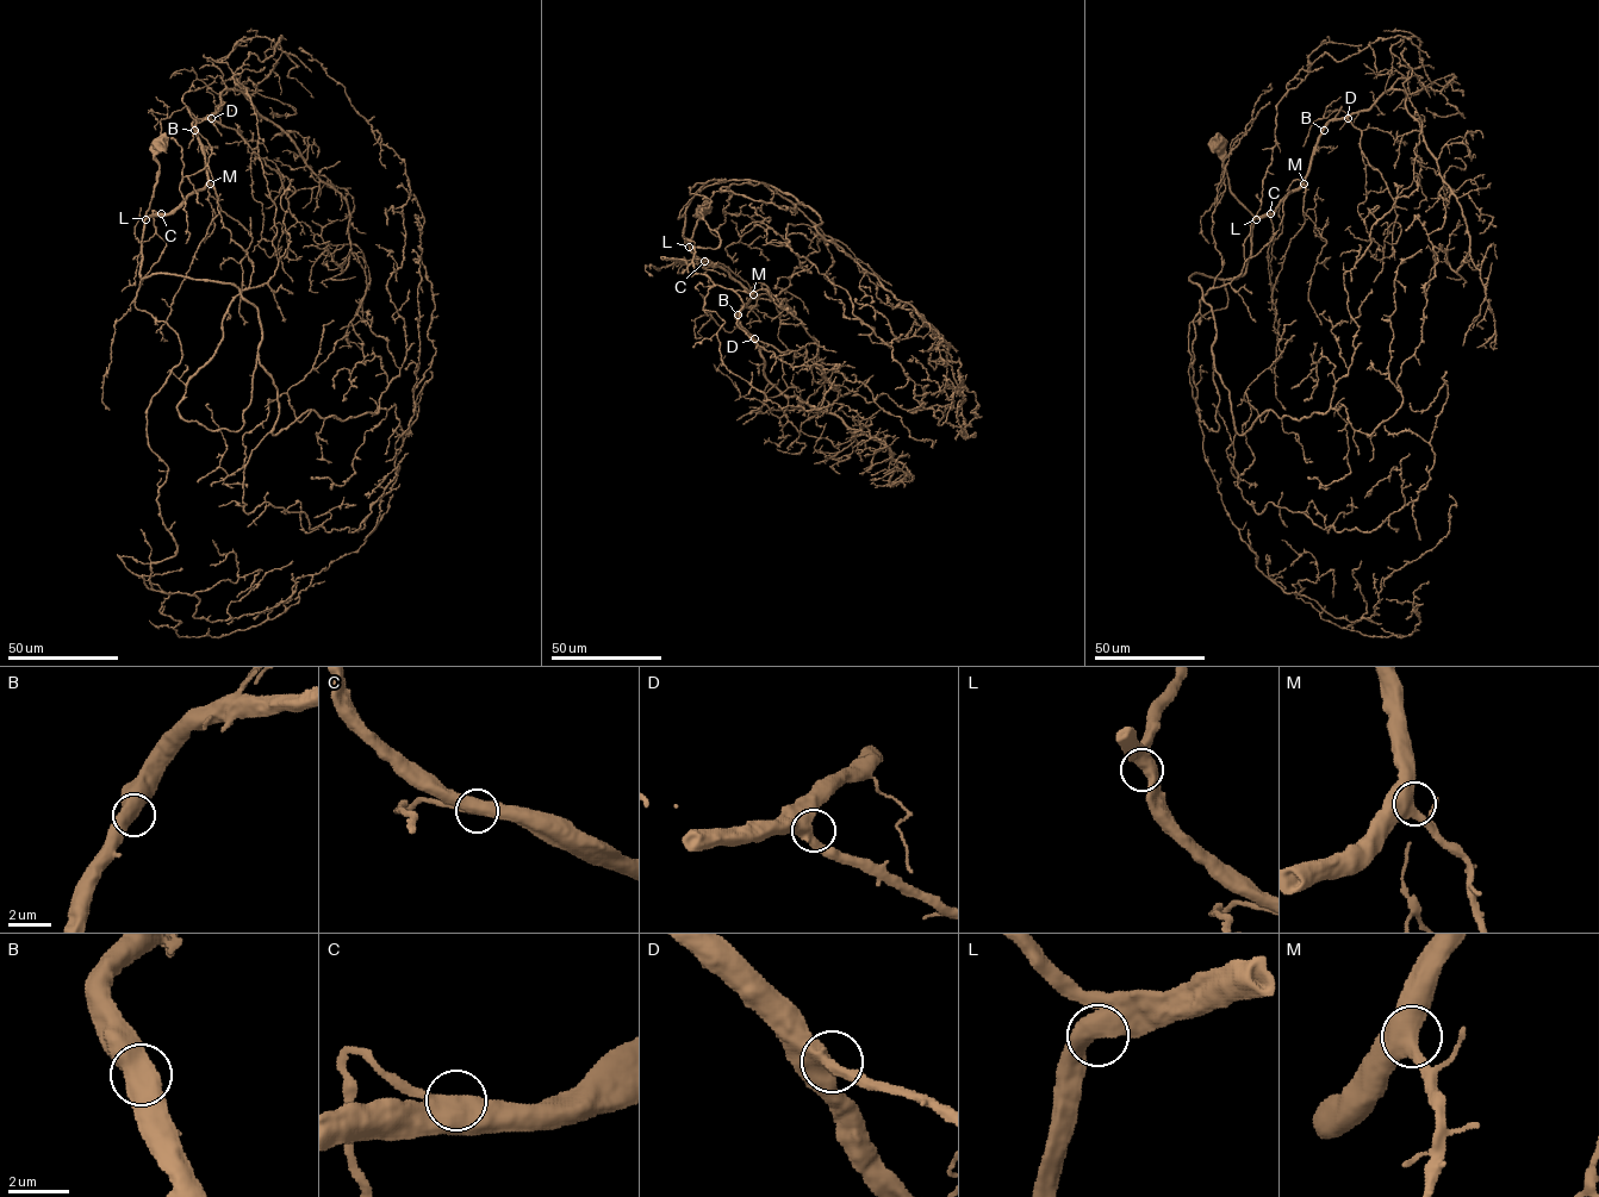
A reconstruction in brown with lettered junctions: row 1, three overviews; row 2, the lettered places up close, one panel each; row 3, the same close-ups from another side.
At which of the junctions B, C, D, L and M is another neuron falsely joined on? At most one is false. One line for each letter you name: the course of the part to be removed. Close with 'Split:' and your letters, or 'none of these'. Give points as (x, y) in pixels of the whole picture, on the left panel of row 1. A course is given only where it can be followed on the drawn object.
Split: none of these

